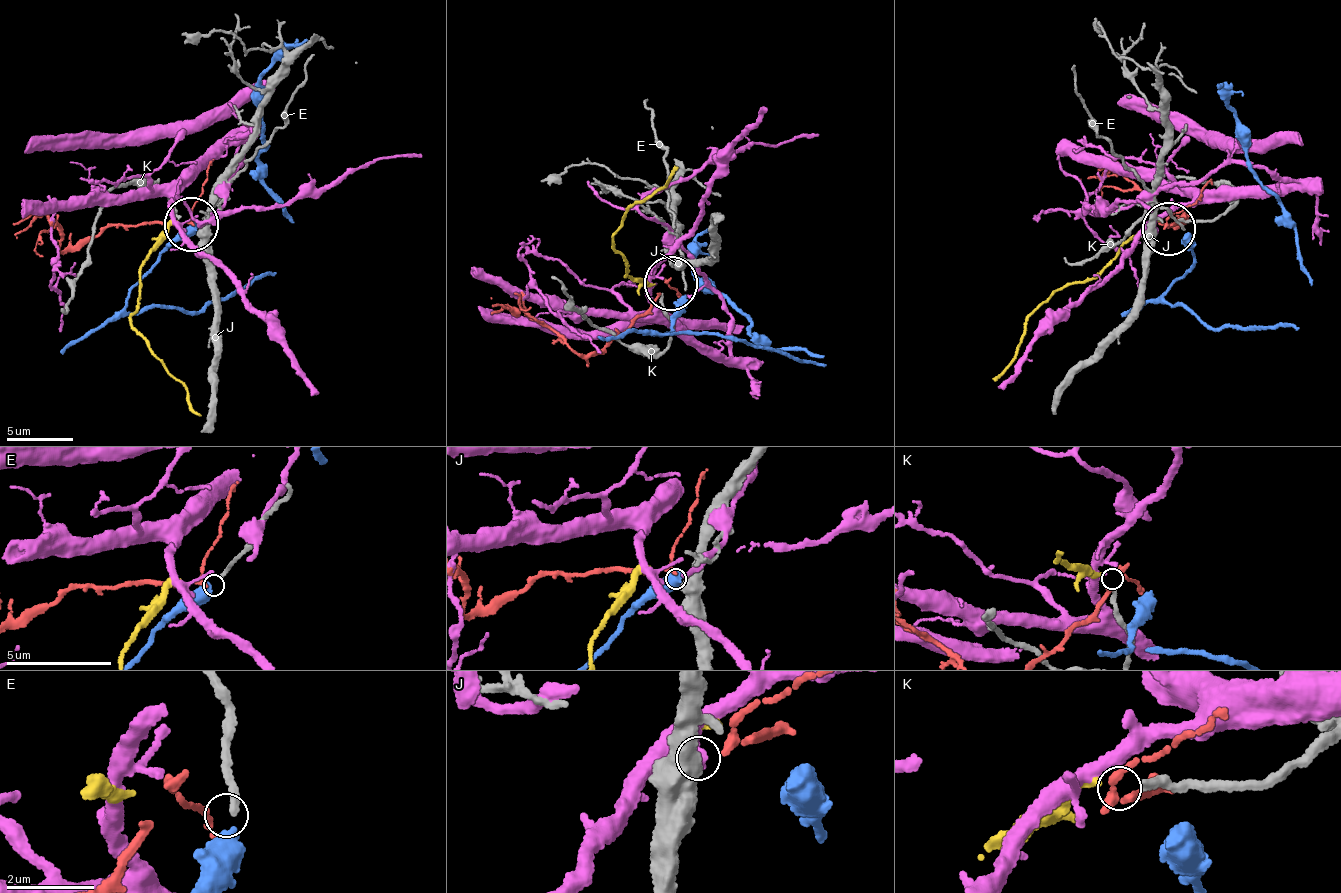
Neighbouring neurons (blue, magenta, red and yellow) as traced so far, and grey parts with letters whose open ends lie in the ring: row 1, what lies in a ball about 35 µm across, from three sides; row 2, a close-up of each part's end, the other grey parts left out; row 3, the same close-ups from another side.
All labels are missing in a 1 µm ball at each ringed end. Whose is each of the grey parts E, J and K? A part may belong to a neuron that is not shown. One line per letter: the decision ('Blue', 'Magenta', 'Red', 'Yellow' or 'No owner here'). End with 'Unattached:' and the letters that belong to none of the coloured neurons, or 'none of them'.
E: Blue
J: Red
K: No owner here
Unattached: K

